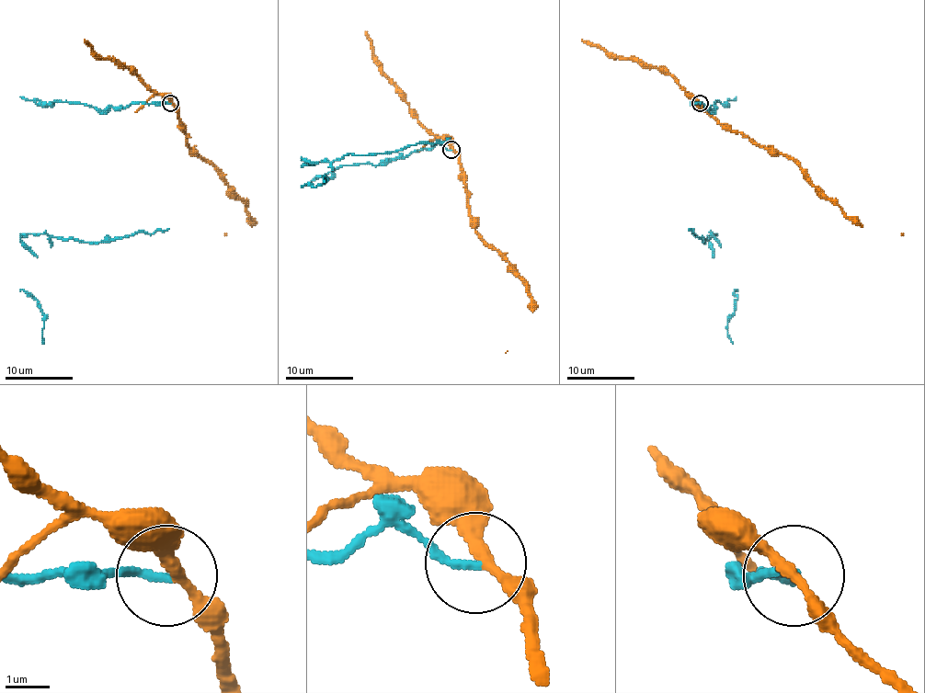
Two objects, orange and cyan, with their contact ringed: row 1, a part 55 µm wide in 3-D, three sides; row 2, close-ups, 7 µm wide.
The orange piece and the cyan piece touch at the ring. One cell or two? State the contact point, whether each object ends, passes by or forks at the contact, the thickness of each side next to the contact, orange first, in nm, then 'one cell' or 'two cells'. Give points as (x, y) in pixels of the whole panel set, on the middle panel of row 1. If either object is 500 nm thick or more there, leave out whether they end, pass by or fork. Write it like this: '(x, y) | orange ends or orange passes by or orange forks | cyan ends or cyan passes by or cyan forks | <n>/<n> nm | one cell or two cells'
(451, 150) | orange passes by | cyan ends | 240/180 nm | two cells

